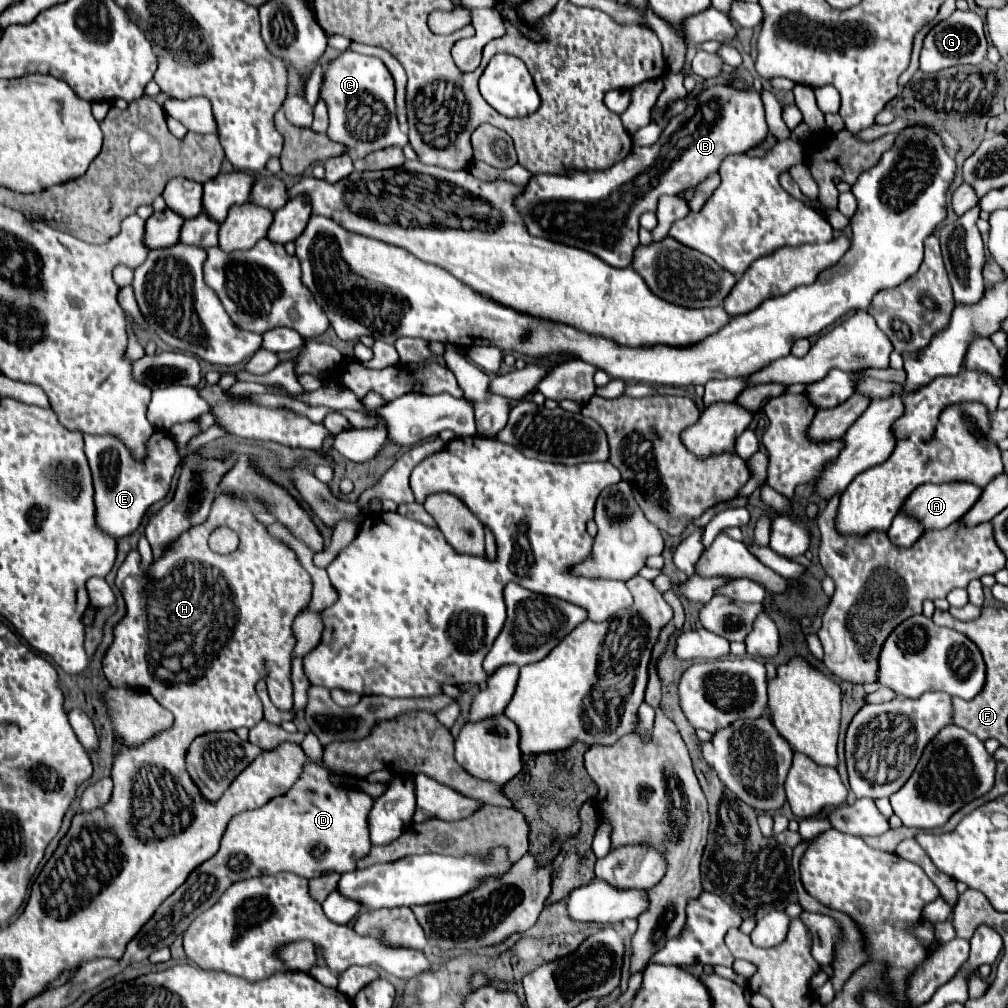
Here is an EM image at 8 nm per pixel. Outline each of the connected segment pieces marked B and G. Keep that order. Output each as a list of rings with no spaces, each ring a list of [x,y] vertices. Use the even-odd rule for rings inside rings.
[[[714,83],[700,91],[700,95],[686,107],[684,113],[672,117],[660,139],[648,147],[634,147],[628,157],[610,169],[602,171],[578,171],[570,169],[566,173],[538,173],[532,175],[524,185],[524,191],[516,195],[514,207],[524,219],[528,233],[534,237],[542,237],[548,241],[556,241],[562,245],[570,245],[576,249],[584,249],[612,267],[628,267],[632,265],[632,253],[638,245],[638,219],[646,211],[656,211],[658,199],[662,195],[678,195],[700,181],[704,181],[710,173],[718,171],[720,163],[734,153],[746,153],[756,147],[768,135],[764,105],[760,95],[750,91],[732,89],[726,83]]]
[[[954,11],[948,19],[940,21],[930,29],[930,33],[924,39],[922,51],[920,51],[920,69],[924,73],[940,71],[954,65],[978,65],[986,57],[986,35],[984,35],[984,23],[974,11]]]

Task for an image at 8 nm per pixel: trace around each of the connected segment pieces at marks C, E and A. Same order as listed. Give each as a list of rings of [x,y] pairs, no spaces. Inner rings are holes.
[[[352,51],[342,53],[328,65],[320,97],[326,101],[330,113],[328,137],[348,145],[348,155],[352,159],[386,147],[404,147],[408,143],[408,137],[402,135],[396,121],[394,79],[380,59]]]
[[[156,429],[148,439],[148,457],[136,461],[128,447],[116,435],[90,435],[84,433],[86,457],[92,469],[96,485],[96,513],[100,529],[120,539],[140,525],[148,507],[156,501],[162,501],[170,489],[172,475],[180,463],[178,445],[164,429]]]
[[[970,481],[920,485],[904,503],[902,511],[914,515],[924,529],[944,529],[962,519],[980,499],[982,487]]]

